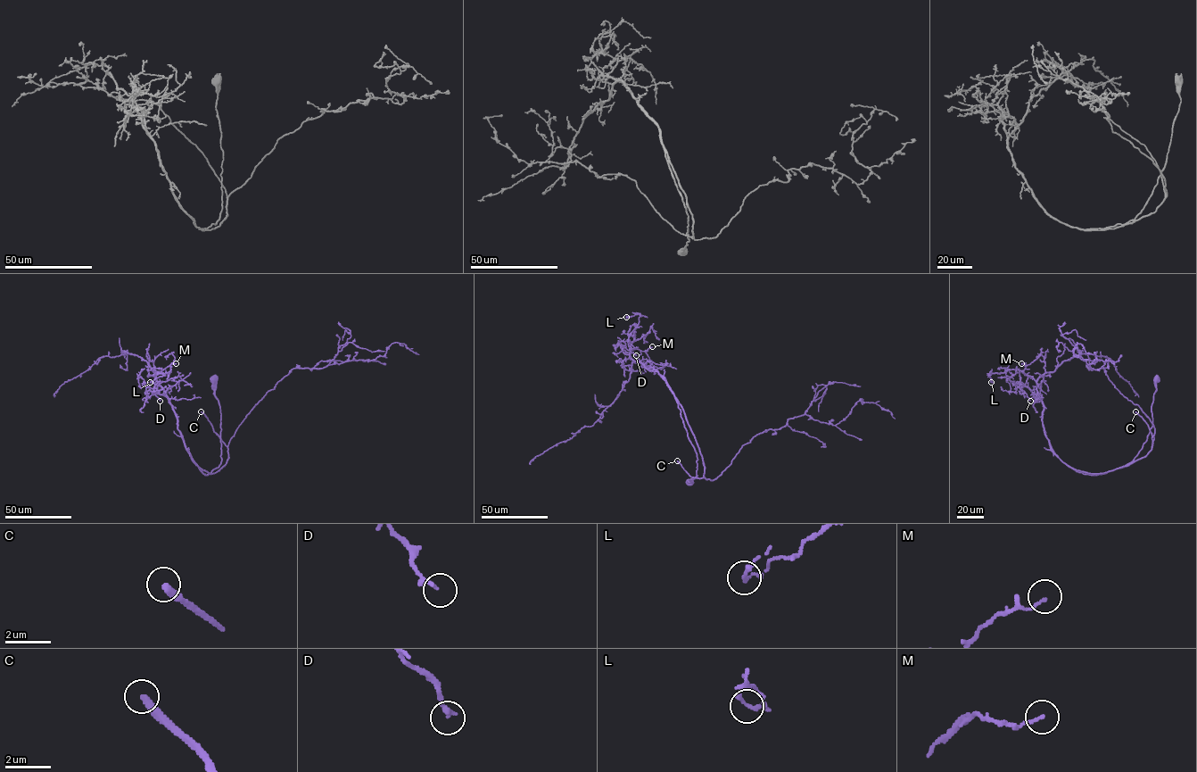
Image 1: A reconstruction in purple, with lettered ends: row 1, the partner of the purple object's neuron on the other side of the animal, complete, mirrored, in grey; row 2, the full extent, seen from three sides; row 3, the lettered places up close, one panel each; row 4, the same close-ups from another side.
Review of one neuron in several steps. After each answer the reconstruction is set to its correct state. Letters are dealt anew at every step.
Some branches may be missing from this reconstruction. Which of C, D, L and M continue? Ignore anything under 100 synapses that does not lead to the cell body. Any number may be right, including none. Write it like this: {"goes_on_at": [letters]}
{"goes_on_at": ["C"]}

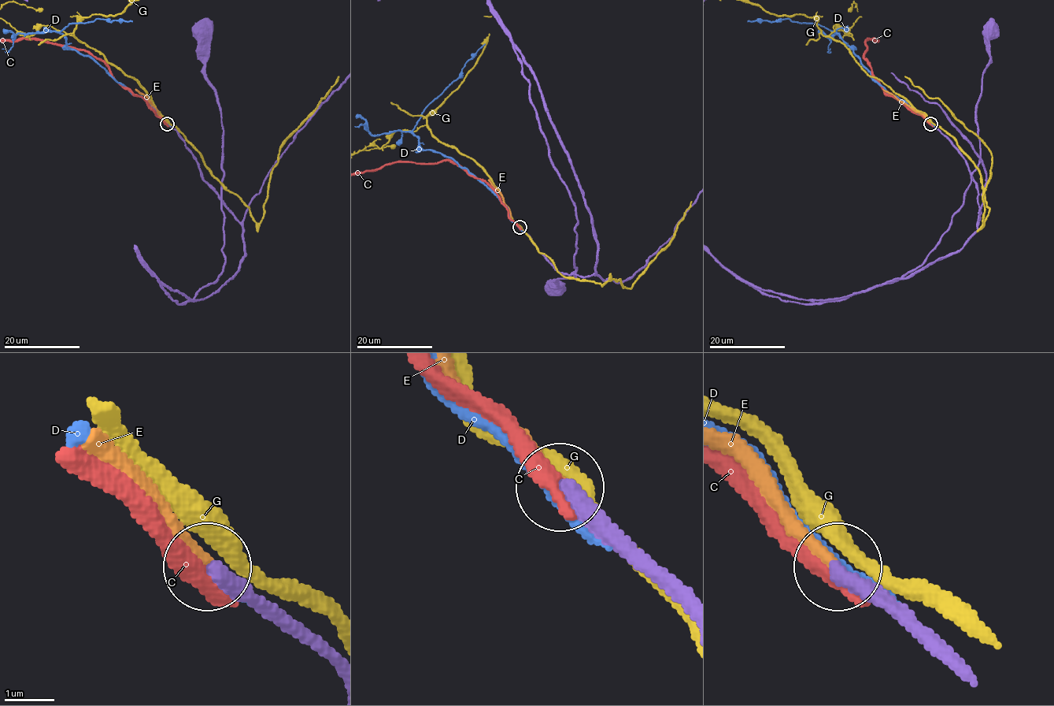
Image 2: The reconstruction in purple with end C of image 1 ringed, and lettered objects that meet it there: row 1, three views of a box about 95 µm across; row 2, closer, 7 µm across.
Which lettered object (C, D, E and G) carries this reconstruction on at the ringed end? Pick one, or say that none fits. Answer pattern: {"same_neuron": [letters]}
{"same_neuron": ["E"]}

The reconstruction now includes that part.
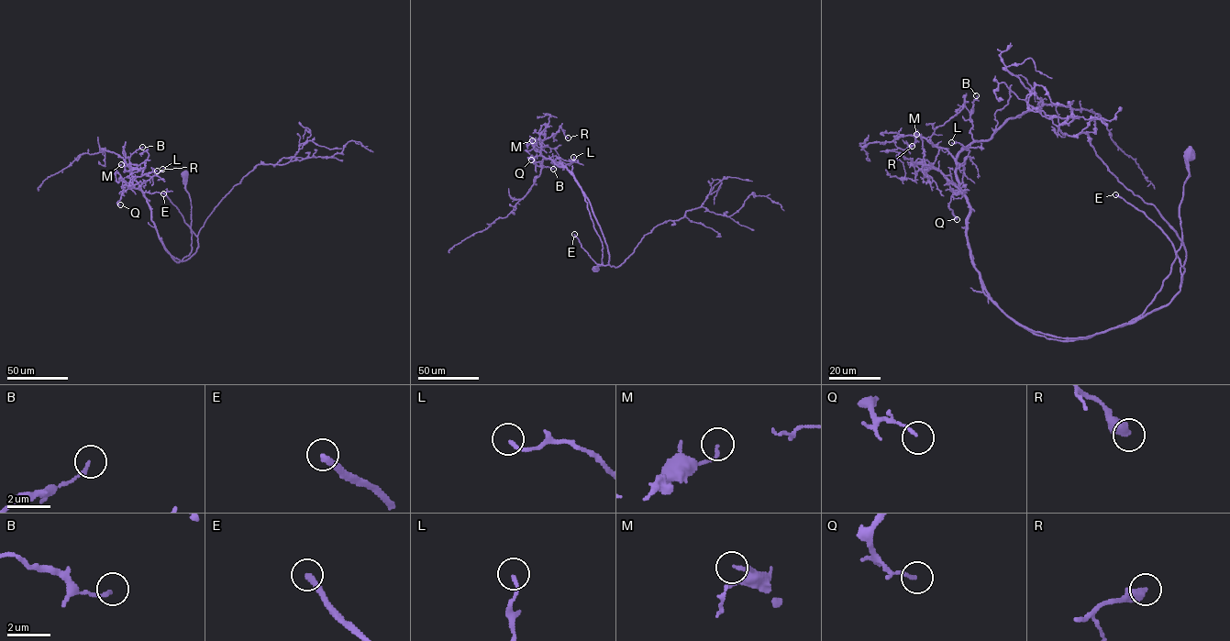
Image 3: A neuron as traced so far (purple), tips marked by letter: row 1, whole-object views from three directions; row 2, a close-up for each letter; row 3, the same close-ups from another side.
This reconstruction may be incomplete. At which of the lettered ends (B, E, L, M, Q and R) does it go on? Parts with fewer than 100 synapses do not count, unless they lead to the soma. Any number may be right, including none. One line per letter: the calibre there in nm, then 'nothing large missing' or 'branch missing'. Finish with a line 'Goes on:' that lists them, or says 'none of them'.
B: 150 nm thick; nothing large missing
E: 280 nm thick; branch missing
L: 140 nm thick; nothing large missing
M: 140 nm thick; nothing large missing
Q: 130 nm thick; nothing large missing
R: 480 nm thick; nothing large missing
Goes on: E

